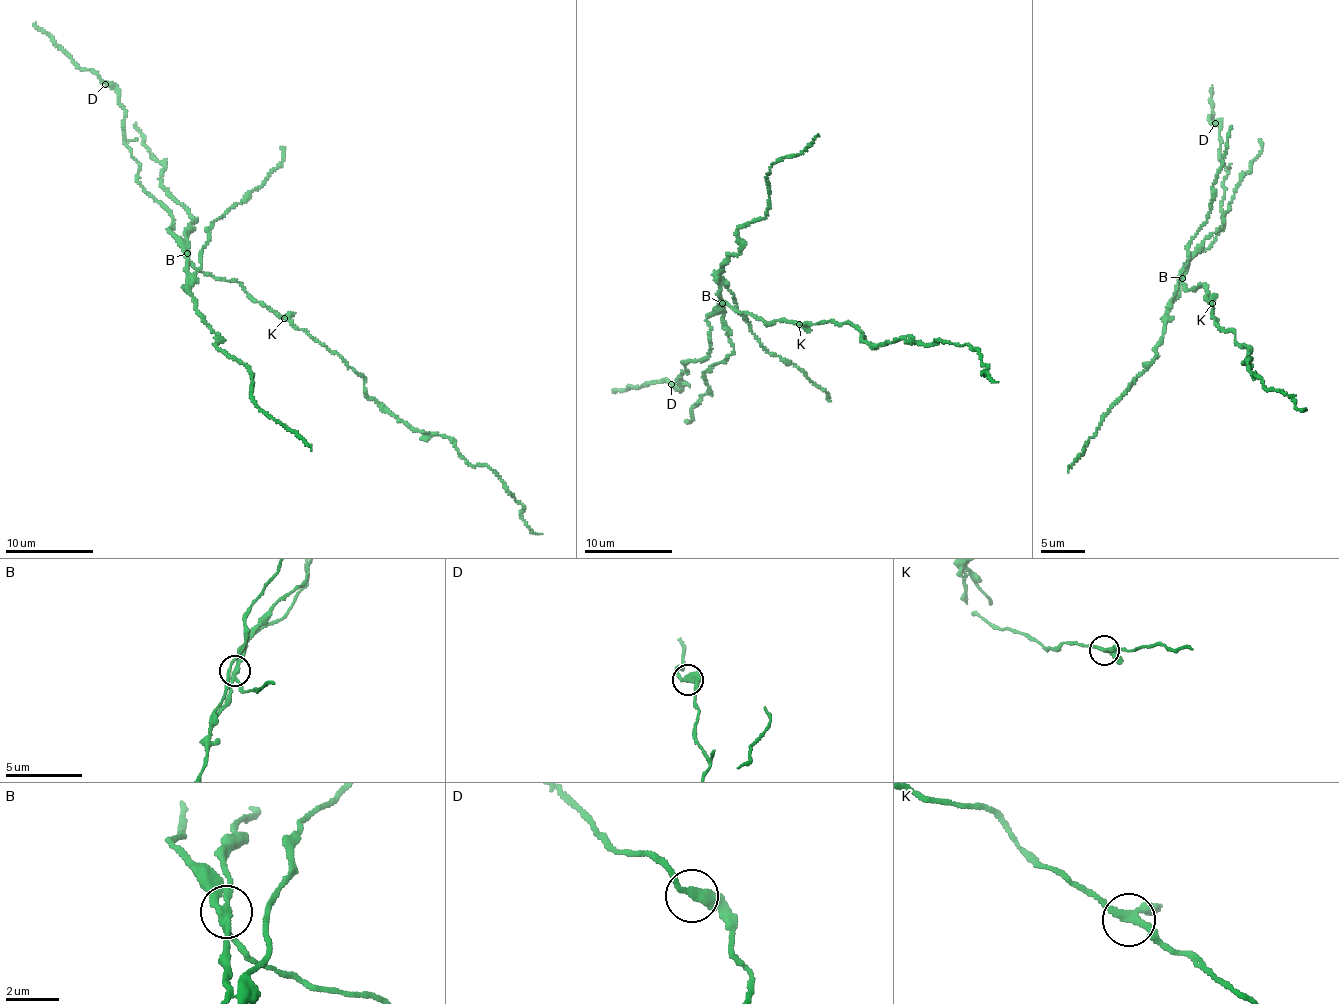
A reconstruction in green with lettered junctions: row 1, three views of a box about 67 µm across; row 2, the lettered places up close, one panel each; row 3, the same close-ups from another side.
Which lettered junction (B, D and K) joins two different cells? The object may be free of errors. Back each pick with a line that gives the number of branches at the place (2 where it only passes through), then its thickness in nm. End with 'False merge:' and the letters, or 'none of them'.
B: Branches: 3. Thickness 240 nm
False merge: B

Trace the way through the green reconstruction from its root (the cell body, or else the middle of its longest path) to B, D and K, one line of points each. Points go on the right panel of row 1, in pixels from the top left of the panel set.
B: (1207, 291), (1202, 284), (1189, 290), (1182, 283), (1182, 277)
D: (1207, 291), (1202, 284), (1189, 290), (1182, 277), (1184, 264), (1211, 244), (1224, 219), (1227, 167), (1215, 123)
K: (1207, 291), (1204, 295), (1212, 303)

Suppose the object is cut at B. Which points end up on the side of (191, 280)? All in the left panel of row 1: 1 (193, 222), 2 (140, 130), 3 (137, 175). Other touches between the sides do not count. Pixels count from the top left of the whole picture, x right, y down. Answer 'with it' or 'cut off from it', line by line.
1: with it
2: with it
3: cut off from it

